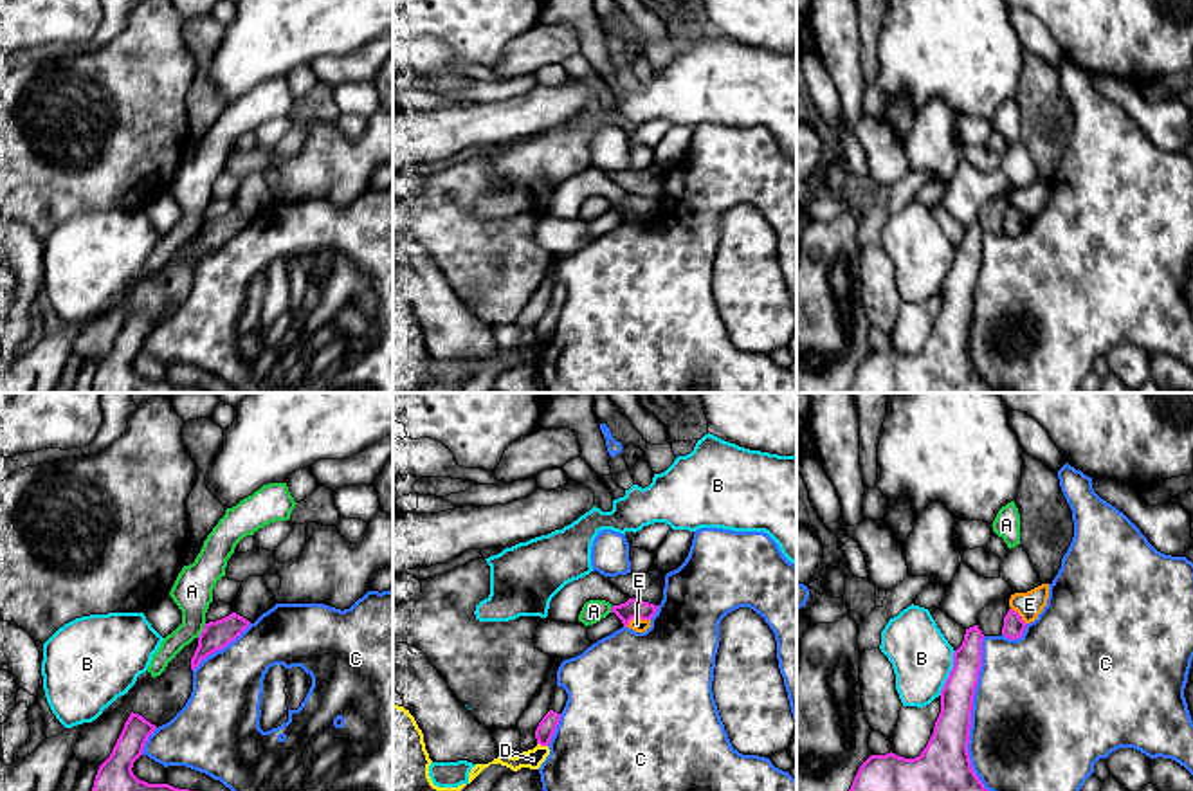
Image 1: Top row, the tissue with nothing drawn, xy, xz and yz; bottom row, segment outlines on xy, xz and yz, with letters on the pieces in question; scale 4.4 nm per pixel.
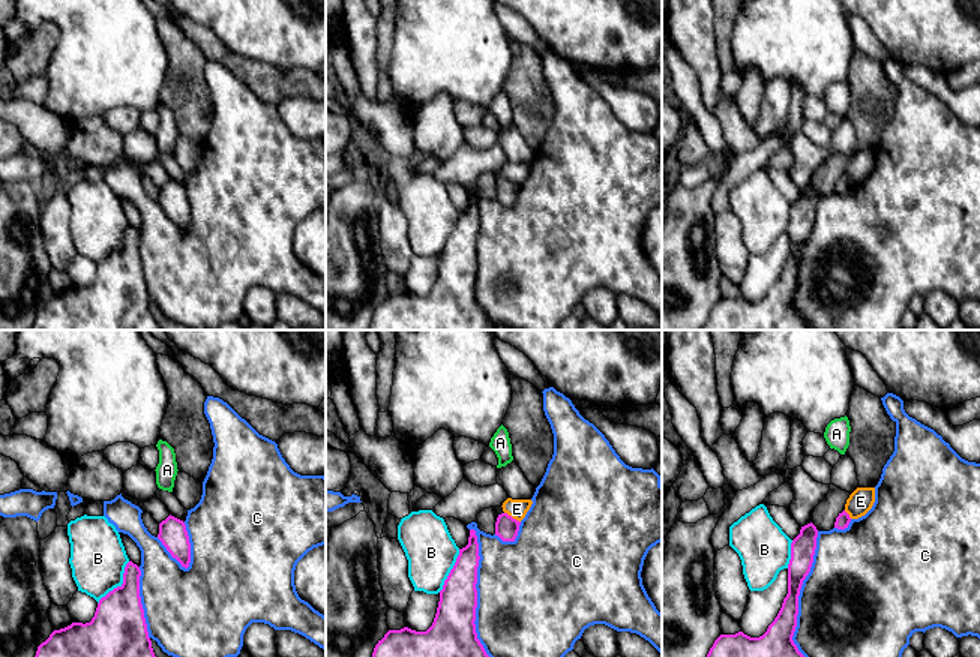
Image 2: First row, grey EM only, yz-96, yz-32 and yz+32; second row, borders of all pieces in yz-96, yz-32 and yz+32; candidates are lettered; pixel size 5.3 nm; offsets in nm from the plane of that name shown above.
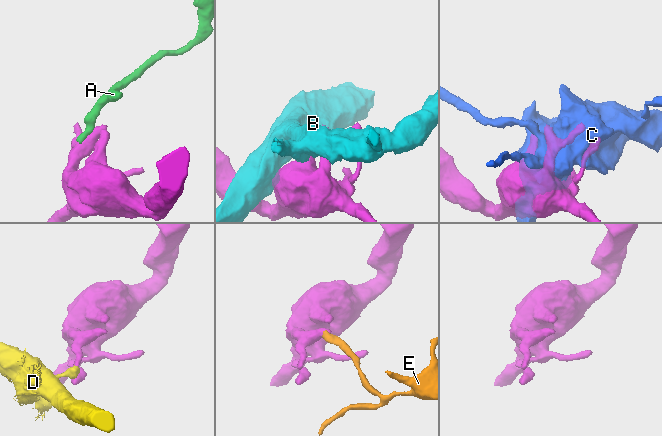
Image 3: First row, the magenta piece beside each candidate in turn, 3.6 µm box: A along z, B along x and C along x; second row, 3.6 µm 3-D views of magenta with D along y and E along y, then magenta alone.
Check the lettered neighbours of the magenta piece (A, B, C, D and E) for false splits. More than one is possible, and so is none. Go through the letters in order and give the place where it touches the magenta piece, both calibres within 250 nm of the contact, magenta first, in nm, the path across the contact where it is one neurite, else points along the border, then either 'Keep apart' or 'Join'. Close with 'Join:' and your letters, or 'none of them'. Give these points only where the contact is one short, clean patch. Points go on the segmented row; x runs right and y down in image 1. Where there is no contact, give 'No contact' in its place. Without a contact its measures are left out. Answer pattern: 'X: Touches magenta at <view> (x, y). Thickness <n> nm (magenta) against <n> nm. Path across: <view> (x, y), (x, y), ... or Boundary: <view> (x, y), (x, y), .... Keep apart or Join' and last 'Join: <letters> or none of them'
A: Touches magenta at xy (202, 631). Thickness 130 nm (magenta) against 180 nm. Boundary: xy (206, 624), (197, 636). Keep apart
B: Touches magenta at yz (950, 672). Thickness 160 nm (magenta) against 280 nm. Keep apart
C: Touches magenta at yz (970, 714). Thickness 220 nm (magenta) against 480 nm. Keep apart
D: Touches magenta at xz (543, 745). Thickness 80 nm (magenta) against 90 nm. Boundary: xz (537, 743), (546, 746). Keep apart
E: Touches magenta at xz (637, 617). Thickness 90 nm (magenta) against 60 nm. Boundary: xz (649, 618), (633, 618), (626, 626). Keep apart
Join: none of them

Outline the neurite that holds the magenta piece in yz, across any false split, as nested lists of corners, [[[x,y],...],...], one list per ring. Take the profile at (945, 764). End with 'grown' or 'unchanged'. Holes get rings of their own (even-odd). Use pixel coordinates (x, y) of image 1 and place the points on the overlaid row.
[[[973,625],[953,652],[953,668],[941,690],[941,714],[921,755],[870,755],[849,791],[988,791],[968,753],[982,640],[982,631]]]; unchanged

